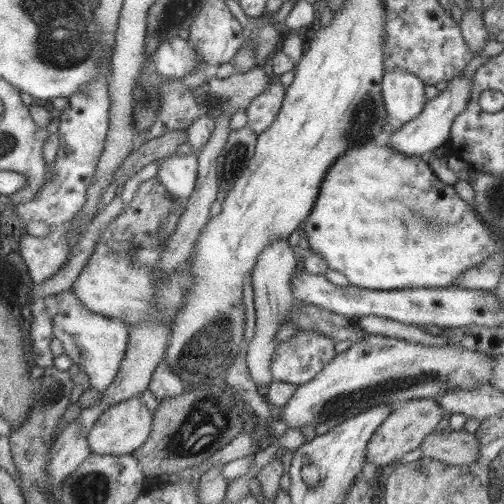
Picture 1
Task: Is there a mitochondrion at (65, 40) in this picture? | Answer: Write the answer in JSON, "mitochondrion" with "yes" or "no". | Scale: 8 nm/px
{"mitochondrion":"yes"}

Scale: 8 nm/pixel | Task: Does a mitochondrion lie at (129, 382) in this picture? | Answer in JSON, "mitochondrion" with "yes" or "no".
{"mitochondrion":"no"}

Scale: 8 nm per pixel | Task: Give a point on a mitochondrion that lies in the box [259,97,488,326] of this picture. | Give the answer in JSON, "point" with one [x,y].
{"point":[408,213]}

